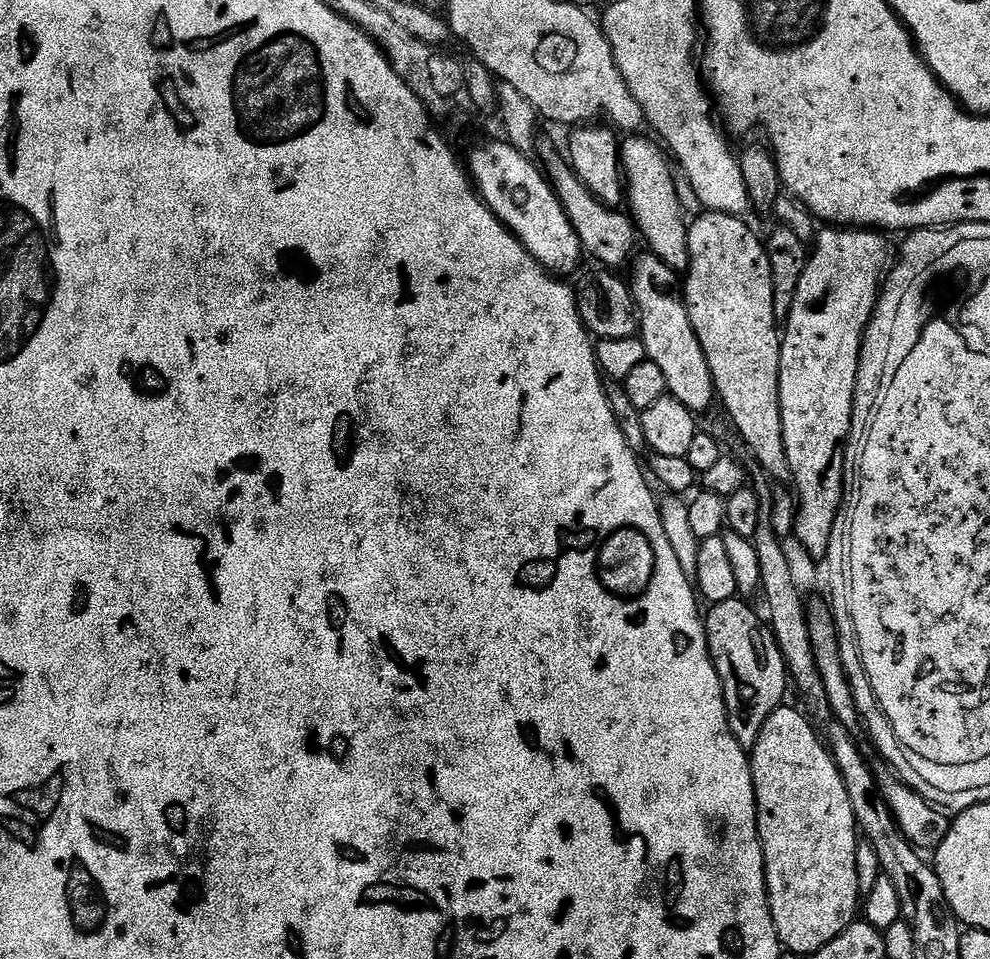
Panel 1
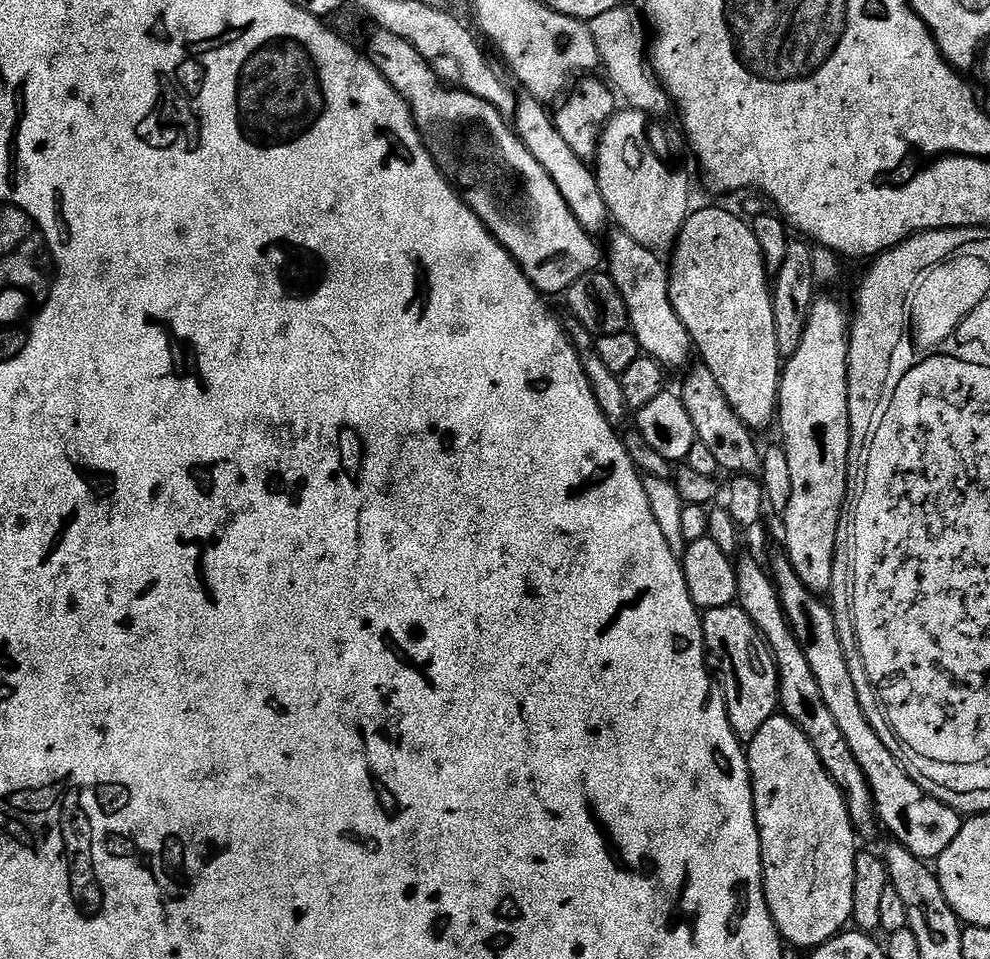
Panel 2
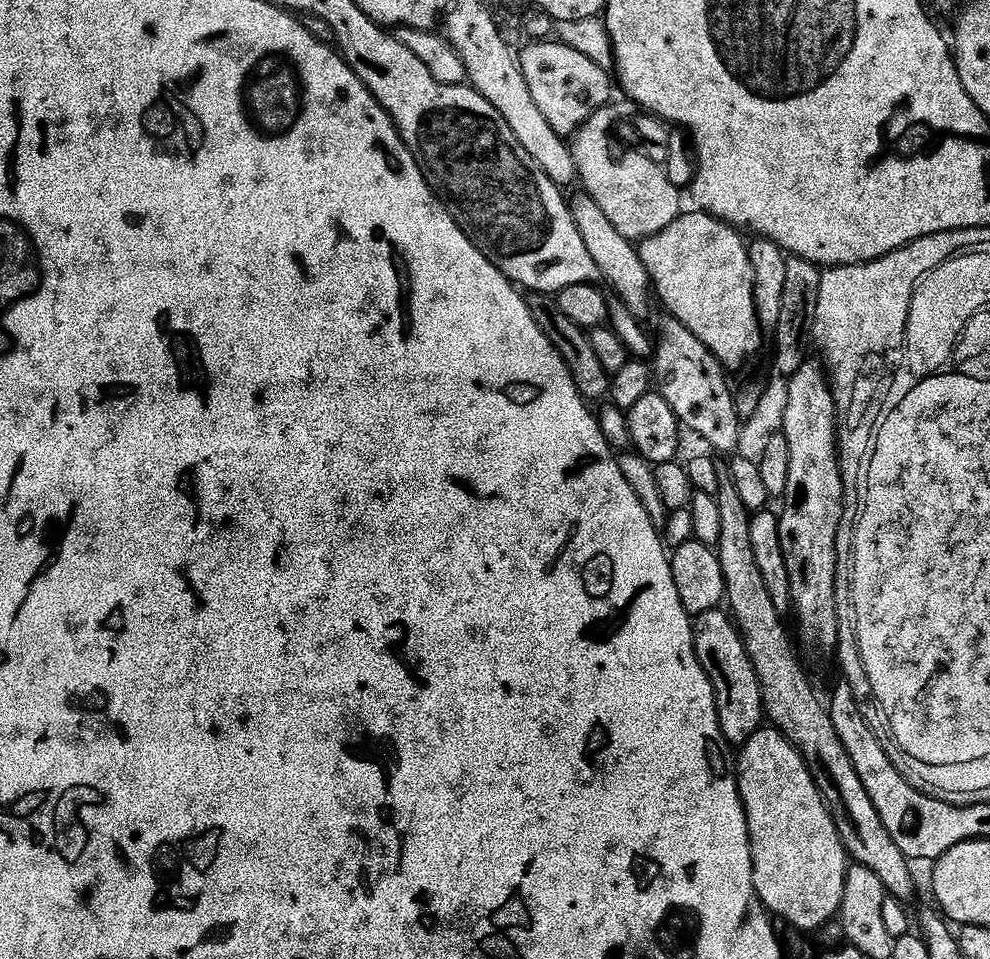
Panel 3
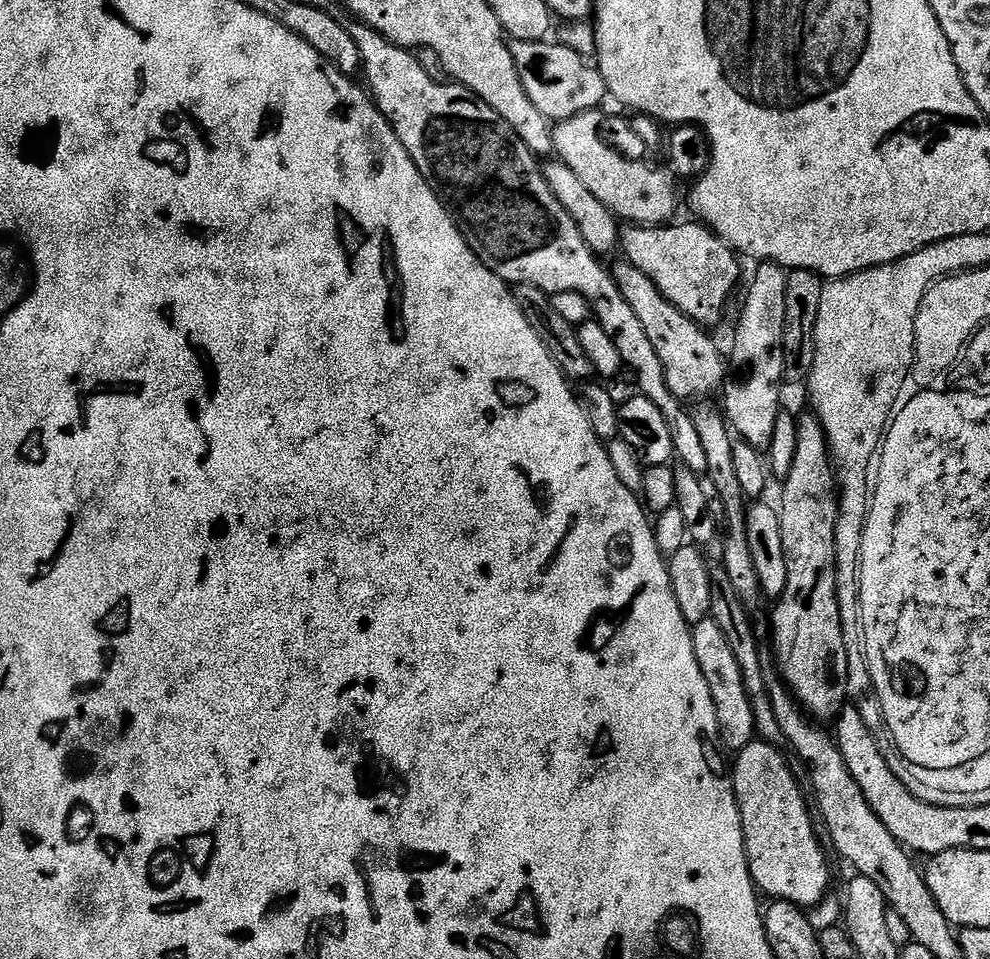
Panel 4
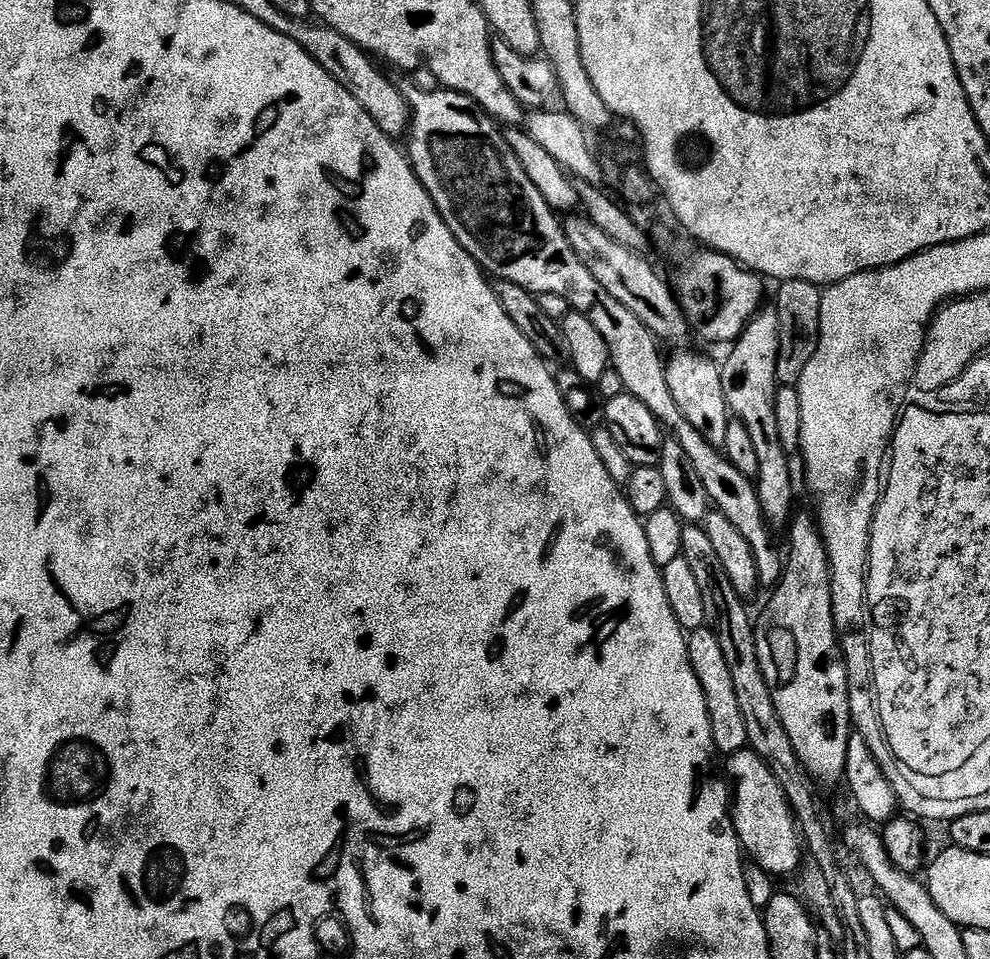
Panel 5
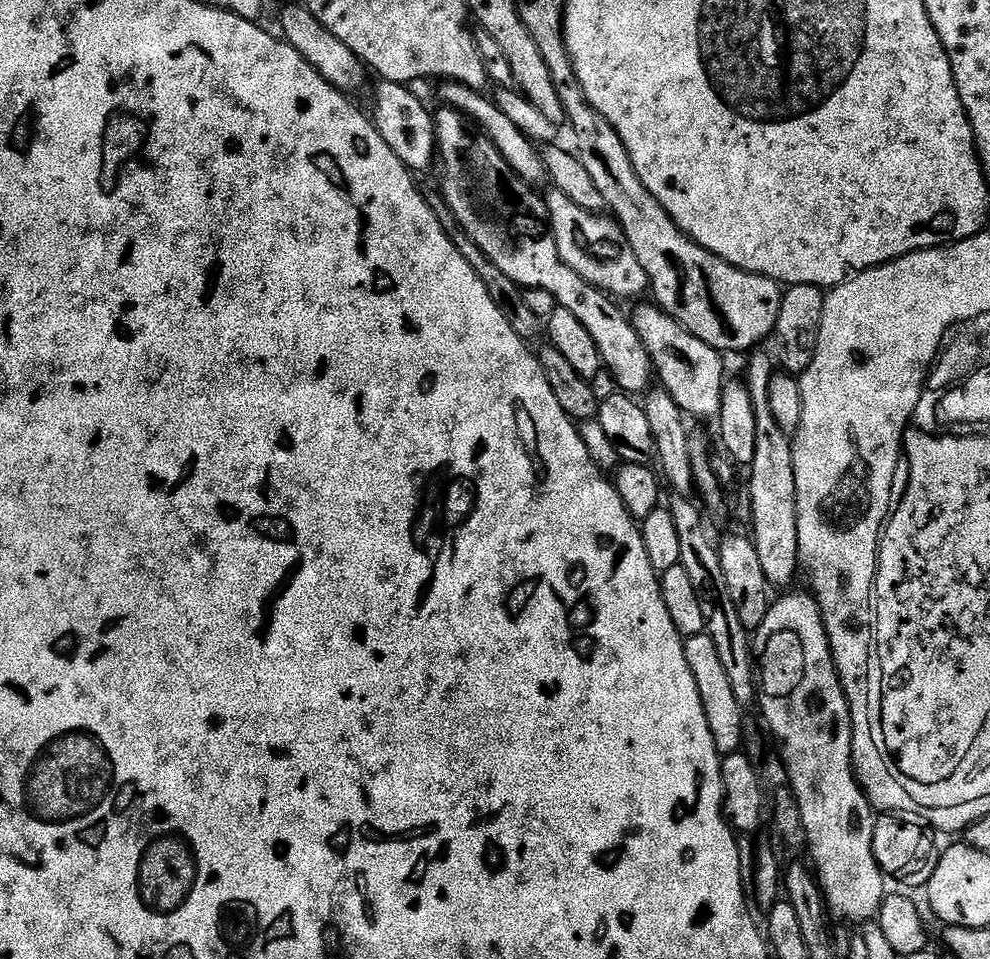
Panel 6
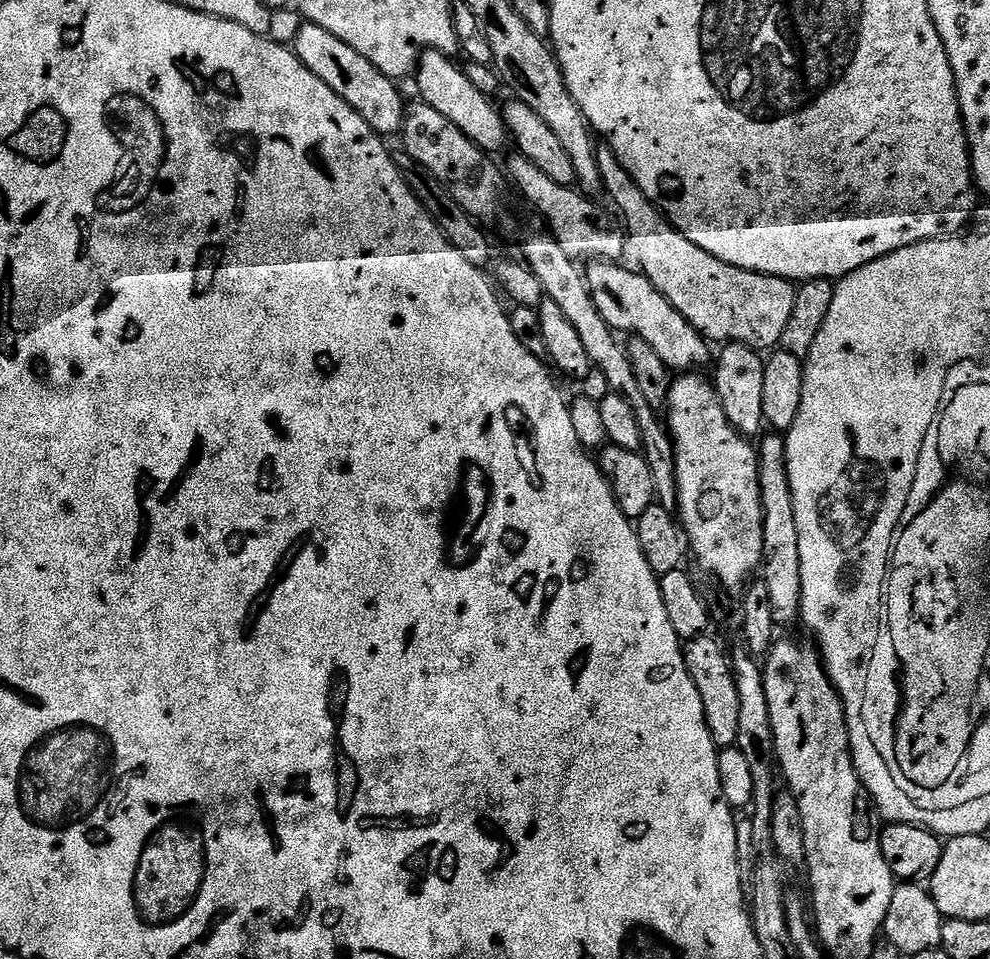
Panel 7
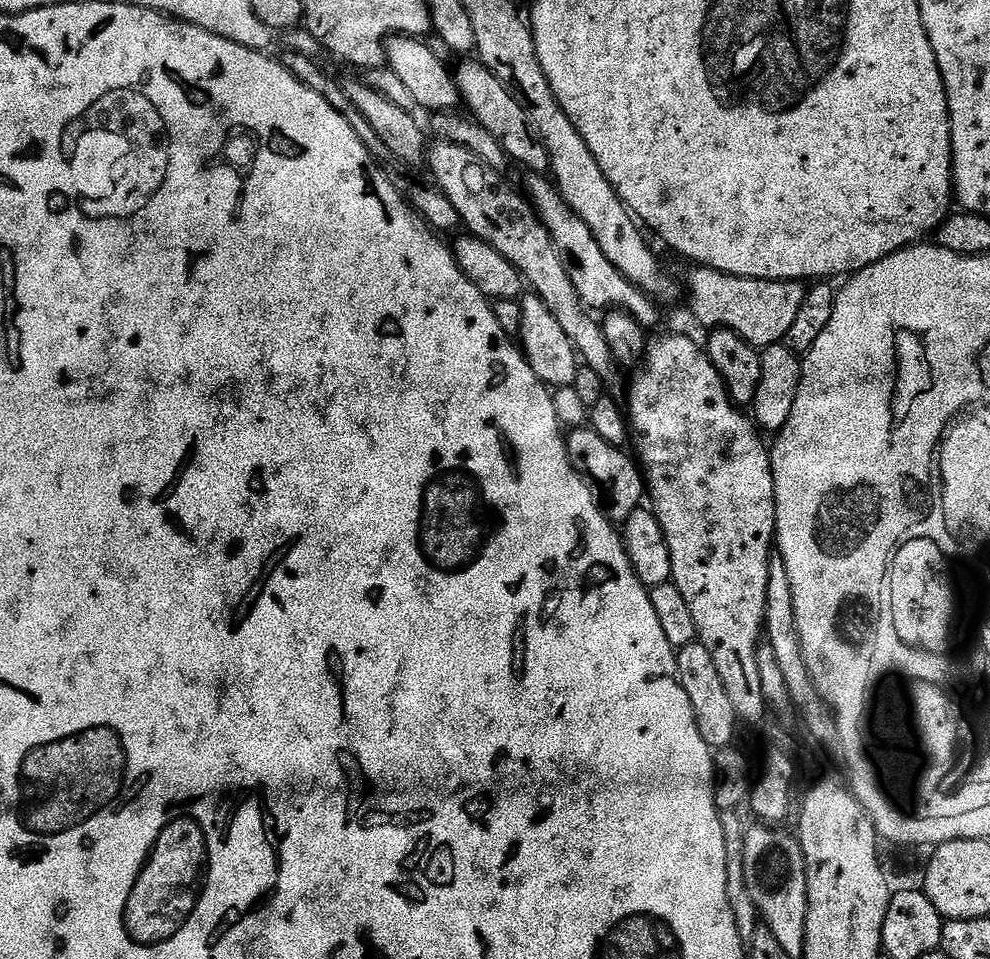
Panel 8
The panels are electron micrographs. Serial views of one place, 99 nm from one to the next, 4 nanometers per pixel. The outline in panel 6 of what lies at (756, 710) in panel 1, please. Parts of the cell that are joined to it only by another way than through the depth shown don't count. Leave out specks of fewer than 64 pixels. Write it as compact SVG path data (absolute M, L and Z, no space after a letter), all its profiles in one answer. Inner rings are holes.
M707 634L687 637L684 641L684 653L686 666L690 666L690 674L694 674L694 682L702 698L702 710L706 714L706 722L710 726L714 746L720 751L721 757L739 753L746 740L746 735L744 736L746 712L740 707L738 698L734 698L730 677L726 675L726 670L722 666L722 658L714 646L714 638L710 638Z

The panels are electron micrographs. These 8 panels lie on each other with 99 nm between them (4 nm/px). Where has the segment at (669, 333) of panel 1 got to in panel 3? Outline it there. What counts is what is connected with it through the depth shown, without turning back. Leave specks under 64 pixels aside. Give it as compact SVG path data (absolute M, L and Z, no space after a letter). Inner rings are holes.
M583 190L577 192L577 196L571 197L570 200L574 226L578 226L578 234L582 234L582 242L586 242L586 246L594 258L594 266L598 266L600 280L607 285L610 292L610 287L612 287L611 295L613 297L616 295L615 299L626 305L633 316L644 318L644 315L652 308L654 289L646 262L642 262L640 257L639 247L622 234L618 234L618 230L614 230L610 218L606 218L606 214L602 214L602 209L598 207L598 202L594 202L594 198L590 198L588 193Z

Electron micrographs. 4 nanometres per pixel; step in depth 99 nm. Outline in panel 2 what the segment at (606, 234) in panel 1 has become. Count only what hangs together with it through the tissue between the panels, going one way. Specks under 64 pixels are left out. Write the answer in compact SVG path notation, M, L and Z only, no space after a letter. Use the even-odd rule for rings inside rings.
M524 94L517 99L517 110L514 117L514 131L516 137L524 143L526 150L534 154L538 166L550 174L554 186L558 186L558 194L570 206L570 214L578 221L589 234L603 233L609 227L610 217L606 202L602 202L602 190L598 190L596 173L558 134L553 113L533 96Z

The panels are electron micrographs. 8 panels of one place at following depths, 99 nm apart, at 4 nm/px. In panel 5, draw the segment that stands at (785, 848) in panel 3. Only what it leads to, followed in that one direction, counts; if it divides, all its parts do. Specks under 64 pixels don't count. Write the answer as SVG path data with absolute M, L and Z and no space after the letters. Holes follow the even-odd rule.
M750 750L727 757L726 764L734 785L736 835L739 836L741 845L749 857L756 856L757 862L770 875L788 876L792 872L792 876L800 868L802 856L796 852L784 852L788 839L794 836L794 821L782 786L774 778L770 766L766 766L766 762Z

